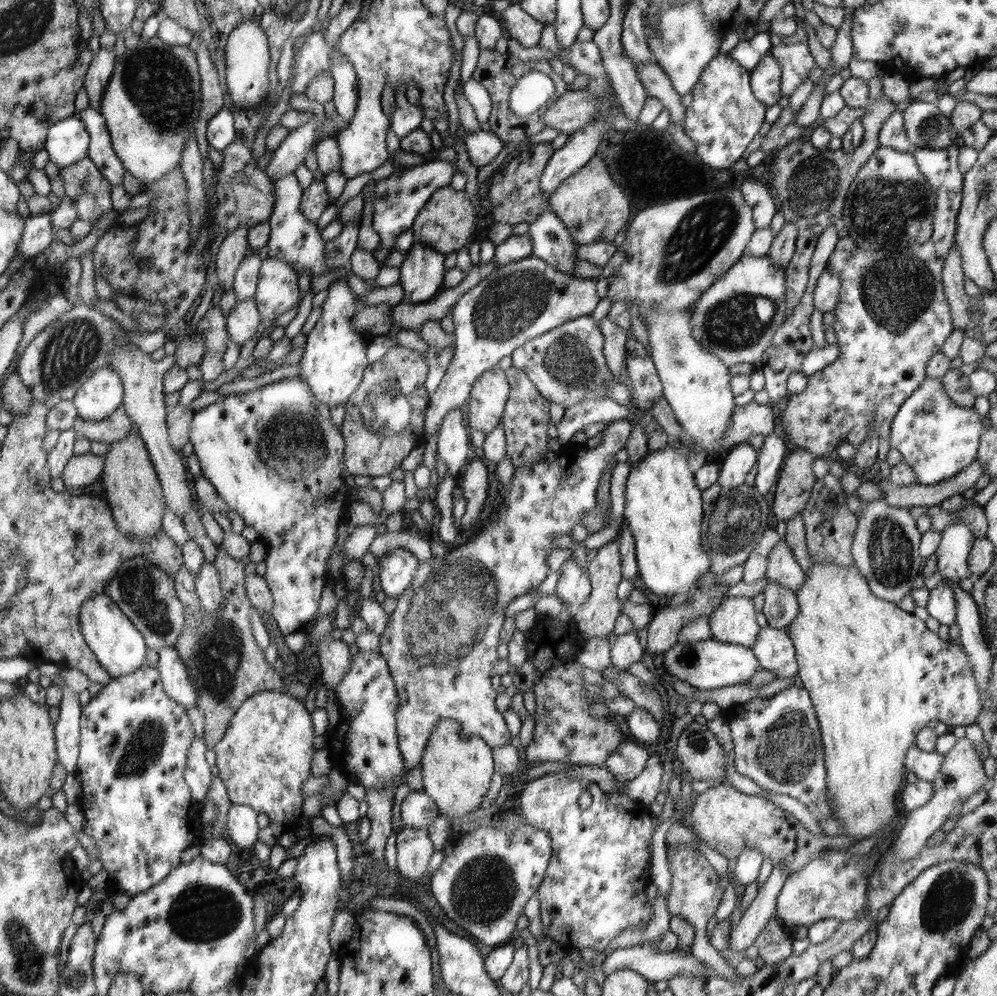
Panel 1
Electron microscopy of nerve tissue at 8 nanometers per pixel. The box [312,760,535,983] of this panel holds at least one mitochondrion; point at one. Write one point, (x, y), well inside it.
(484, 890)

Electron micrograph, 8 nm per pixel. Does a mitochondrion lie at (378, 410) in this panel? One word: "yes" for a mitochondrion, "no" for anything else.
yes

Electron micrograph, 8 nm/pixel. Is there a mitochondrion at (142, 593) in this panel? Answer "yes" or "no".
yes

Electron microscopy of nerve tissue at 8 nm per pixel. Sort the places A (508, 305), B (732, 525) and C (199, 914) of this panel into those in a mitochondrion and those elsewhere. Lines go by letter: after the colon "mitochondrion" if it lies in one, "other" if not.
A: mitochondrion
B: mitochondrion
C: mitochondrion

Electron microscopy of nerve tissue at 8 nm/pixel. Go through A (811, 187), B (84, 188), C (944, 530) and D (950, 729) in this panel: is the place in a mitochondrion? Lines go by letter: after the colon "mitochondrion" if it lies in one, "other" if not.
A: mitochondrion
B: mitochondrion
C: other
D: other

